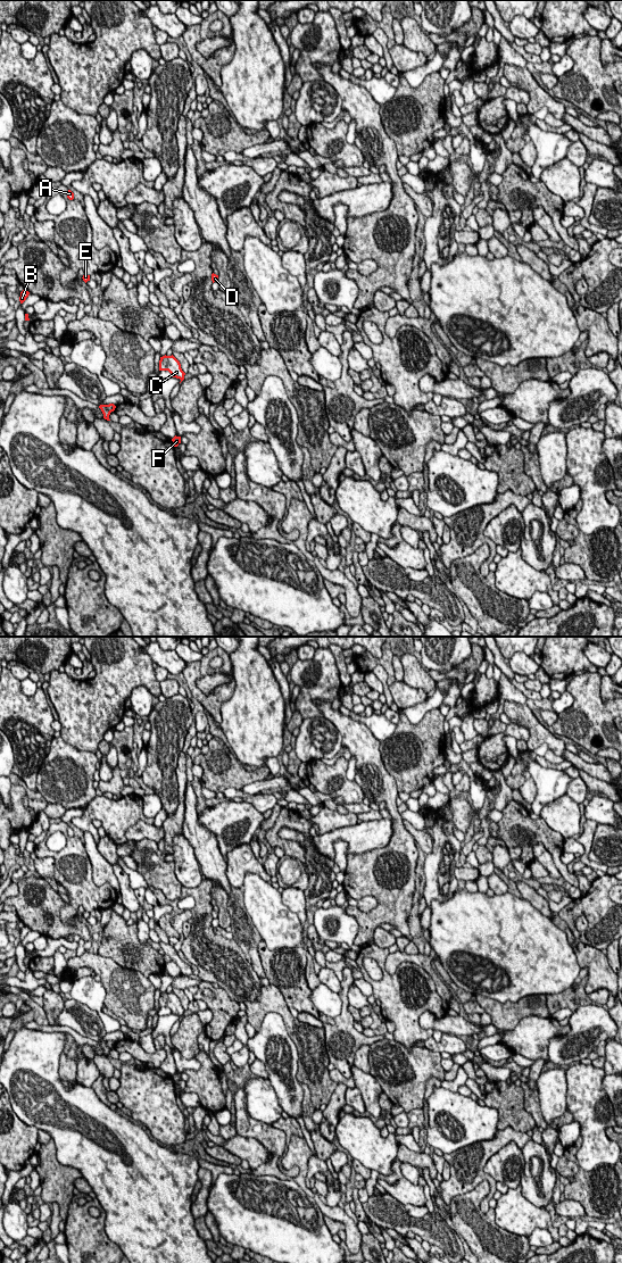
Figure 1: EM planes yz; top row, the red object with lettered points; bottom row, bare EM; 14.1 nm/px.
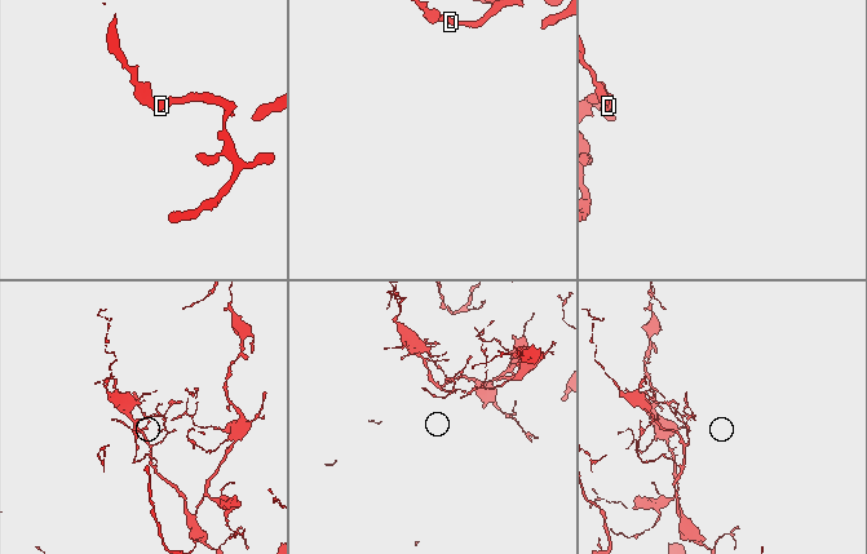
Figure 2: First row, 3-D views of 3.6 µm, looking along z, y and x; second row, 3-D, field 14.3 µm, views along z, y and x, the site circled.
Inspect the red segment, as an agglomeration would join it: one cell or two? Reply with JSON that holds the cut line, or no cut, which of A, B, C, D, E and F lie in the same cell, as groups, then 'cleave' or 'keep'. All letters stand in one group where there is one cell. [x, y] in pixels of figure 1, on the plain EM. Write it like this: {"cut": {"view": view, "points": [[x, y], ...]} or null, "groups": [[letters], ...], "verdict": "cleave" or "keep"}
{"cut": {"view": "yz", "points": [[106, 1041], [110, 1048]]}, "groups": [["A", "C", "D", "E", "F"], ["B"]], "verdict": "cleave"}

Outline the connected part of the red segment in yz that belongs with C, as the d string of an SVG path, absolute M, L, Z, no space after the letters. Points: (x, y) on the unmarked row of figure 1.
M173 991L160 994L159 1007L168 1007L172 1014L180 1015L181 1019L184 1016L185 1009L182 1007L180 998Z

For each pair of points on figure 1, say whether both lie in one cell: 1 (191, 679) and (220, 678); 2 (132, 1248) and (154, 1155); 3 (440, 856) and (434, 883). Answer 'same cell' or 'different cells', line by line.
1: different cells
2: same cell
3: same cell

